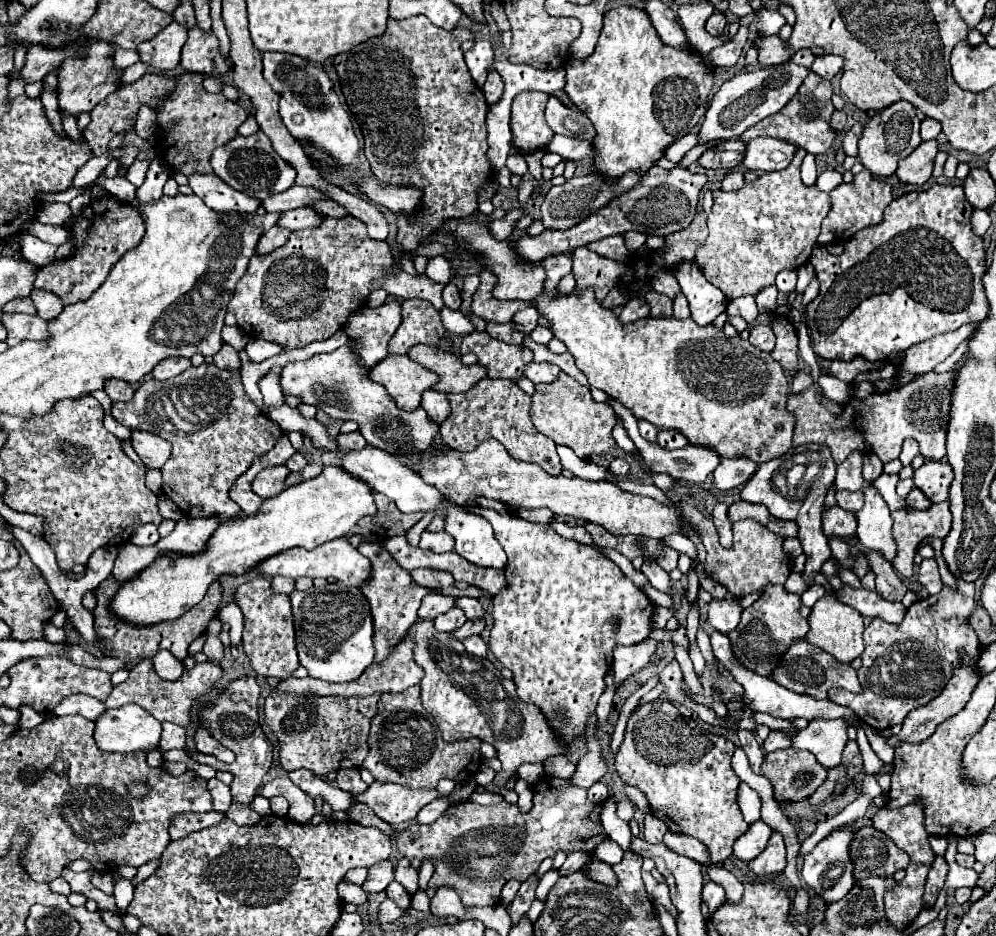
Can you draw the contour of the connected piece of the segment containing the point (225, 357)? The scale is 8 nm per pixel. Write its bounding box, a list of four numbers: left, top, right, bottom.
[213,344,241,370]

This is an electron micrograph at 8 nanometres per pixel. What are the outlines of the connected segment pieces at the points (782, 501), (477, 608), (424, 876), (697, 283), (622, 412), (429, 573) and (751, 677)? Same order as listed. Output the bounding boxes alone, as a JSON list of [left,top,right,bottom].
[[741,444,837,584],[457,596,485,620],[419,860,433,891],[673,262,727,326],[609,398,721,482],[411,568,455,590],[711,632,859,722]]

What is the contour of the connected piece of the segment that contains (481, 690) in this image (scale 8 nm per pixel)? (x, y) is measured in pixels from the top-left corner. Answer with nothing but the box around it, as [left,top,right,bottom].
[409,620,567,788]

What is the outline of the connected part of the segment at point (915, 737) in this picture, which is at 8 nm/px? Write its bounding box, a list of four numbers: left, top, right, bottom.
[887,664,979,748]

